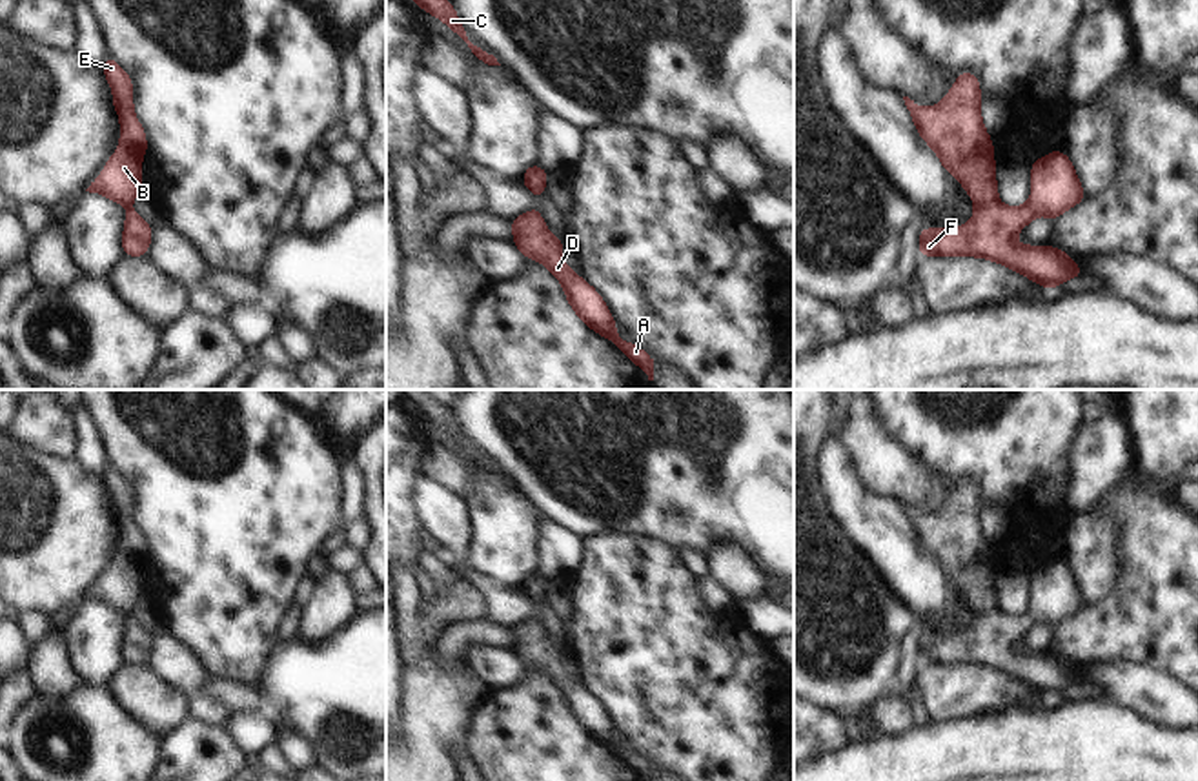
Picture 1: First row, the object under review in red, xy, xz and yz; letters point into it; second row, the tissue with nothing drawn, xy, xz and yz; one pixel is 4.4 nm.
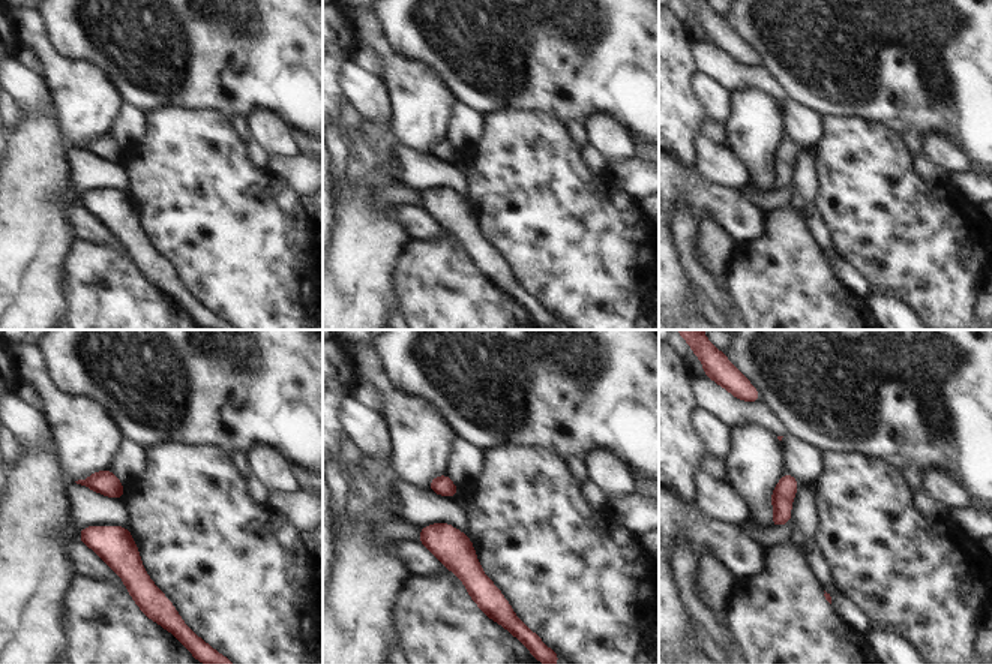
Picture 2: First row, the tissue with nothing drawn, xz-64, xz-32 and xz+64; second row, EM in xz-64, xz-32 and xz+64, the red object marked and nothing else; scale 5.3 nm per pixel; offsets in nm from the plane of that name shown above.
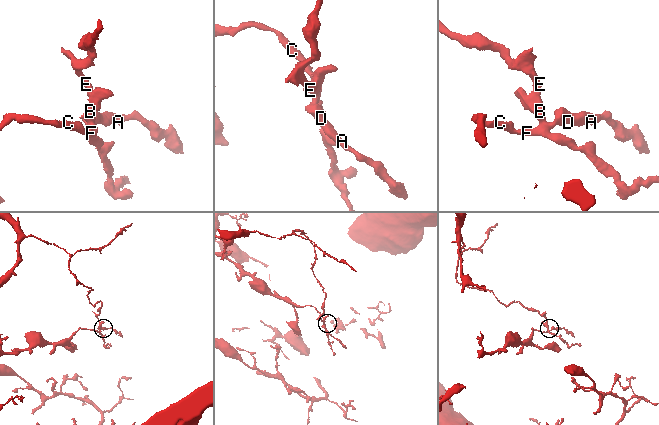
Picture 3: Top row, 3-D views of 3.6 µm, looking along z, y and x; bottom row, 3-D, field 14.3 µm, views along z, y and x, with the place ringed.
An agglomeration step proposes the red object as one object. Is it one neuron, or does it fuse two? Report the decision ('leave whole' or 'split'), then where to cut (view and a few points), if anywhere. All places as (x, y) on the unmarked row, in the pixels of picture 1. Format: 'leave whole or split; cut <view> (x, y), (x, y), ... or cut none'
split; cut yz (994, 608), (976, 614)

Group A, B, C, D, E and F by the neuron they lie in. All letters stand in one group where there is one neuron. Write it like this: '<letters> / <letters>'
A C D F / B E

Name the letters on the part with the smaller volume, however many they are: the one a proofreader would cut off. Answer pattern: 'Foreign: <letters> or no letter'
Foreign: B, E

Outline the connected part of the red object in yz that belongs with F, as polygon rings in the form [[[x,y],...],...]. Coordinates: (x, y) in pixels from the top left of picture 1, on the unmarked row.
[[[1051,559],[1030,572],[1032,603],[1021,615],[990,610],[974,615],[967,634],[929,637],[921,634],[918,661],[923,664],[983,664],[1005,672],[1047,697],[1085,683],[1085,677],[1052,654],[1018,654],[1014,643],[1034,624],[1056,628],[1087,606],[1063,559]]]

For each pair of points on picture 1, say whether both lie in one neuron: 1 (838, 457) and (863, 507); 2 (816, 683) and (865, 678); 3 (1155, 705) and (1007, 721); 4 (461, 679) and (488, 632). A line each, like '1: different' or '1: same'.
1: same
2: same
3: different
4: different

